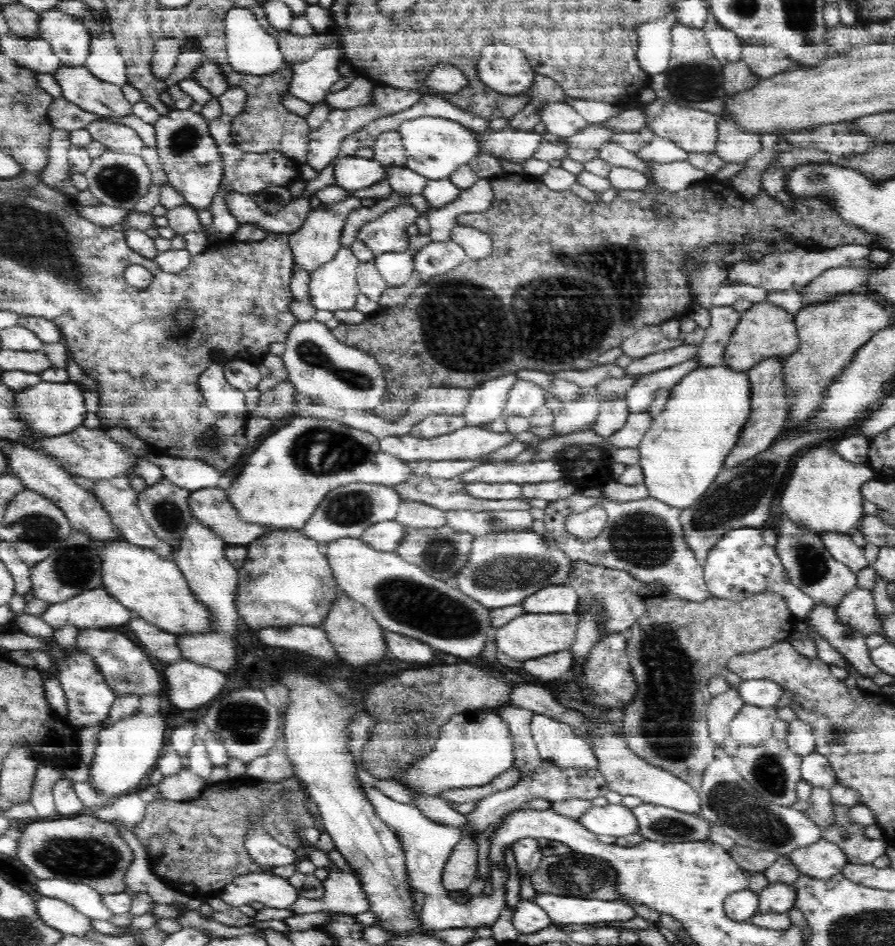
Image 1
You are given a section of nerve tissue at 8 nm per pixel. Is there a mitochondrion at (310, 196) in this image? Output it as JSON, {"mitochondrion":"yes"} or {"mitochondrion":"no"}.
{"mitochondrion":"no"}

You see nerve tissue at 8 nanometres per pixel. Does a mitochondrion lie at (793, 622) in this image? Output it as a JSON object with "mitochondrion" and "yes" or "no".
{"mitochondrion":"no"}

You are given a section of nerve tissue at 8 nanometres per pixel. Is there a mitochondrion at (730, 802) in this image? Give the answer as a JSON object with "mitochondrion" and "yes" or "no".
{"mitochondrion":"yes"}

